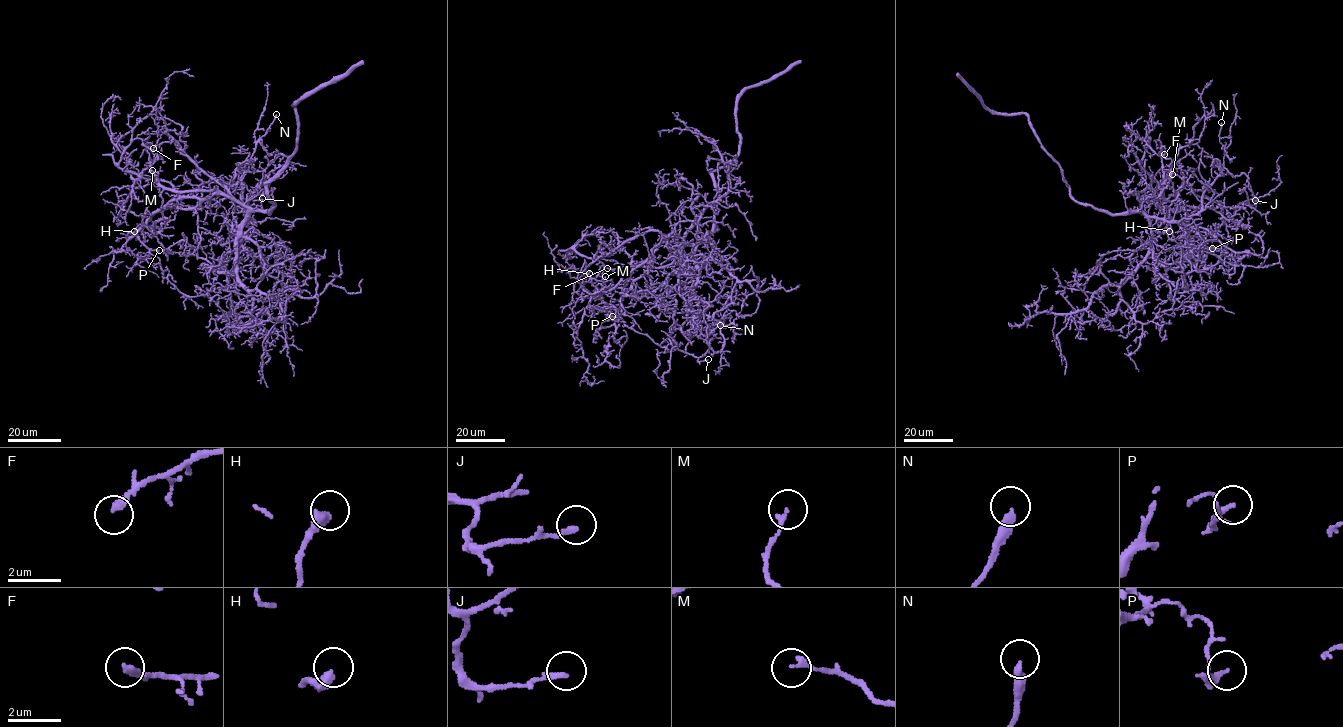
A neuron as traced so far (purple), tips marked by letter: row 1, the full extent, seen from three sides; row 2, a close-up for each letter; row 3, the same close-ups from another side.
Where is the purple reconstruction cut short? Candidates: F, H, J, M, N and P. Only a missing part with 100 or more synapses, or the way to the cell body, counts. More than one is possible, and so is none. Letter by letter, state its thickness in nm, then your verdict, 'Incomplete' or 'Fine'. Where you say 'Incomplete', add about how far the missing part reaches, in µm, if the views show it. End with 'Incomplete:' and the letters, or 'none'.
F: Thickness 240 nm. Fine
H: Thickness 400 nm. Fine
J: Thickness 200 nm. Fine
M: Thickness 180 nm. Fine
N: Thickness 320 nm. Fine
P: Thickness 240 nm. Fine
Incomplete: none

